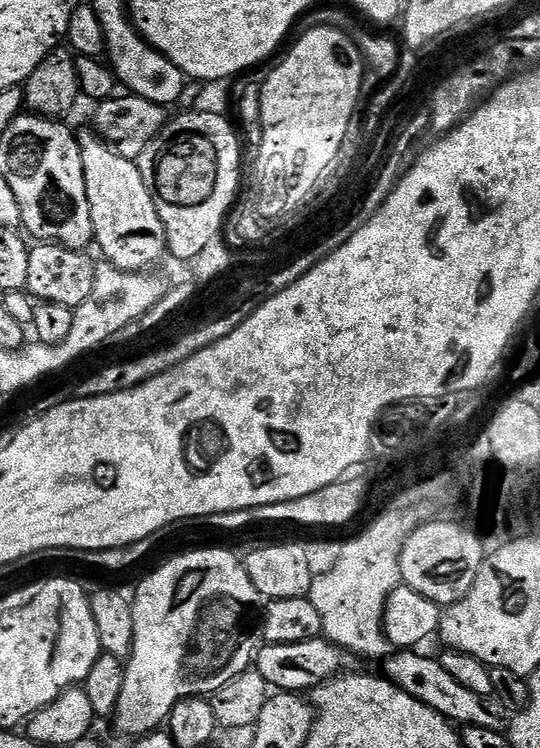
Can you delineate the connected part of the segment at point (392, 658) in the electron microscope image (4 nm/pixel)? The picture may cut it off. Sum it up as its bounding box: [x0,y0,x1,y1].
[383,650,506,732]

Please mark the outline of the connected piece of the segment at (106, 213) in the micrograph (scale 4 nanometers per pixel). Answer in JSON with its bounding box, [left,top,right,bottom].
[77,129,167,272]

